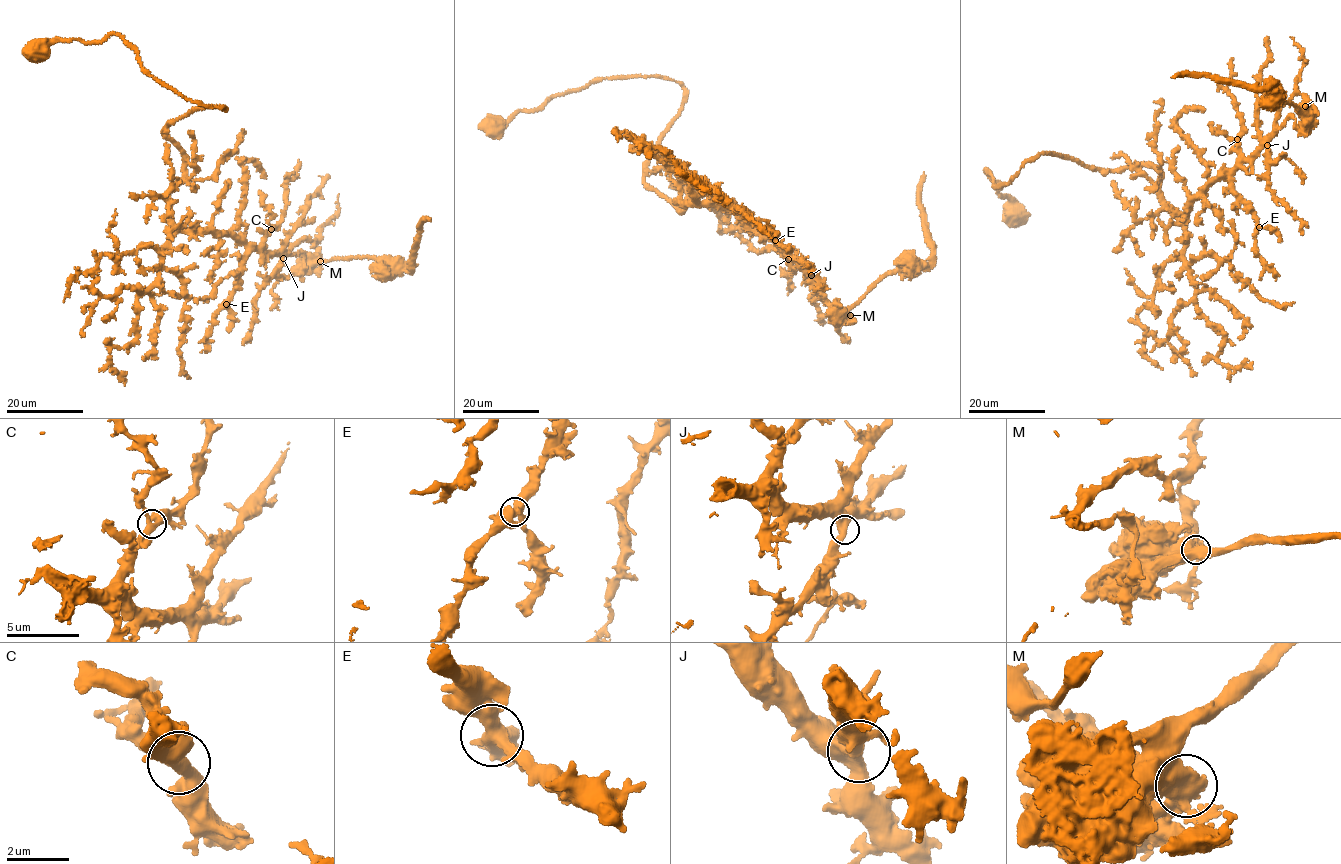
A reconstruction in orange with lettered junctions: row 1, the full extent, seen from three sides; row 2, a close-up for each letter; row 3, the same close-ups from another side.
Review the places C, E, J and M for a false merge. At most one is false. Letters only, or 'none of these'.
M

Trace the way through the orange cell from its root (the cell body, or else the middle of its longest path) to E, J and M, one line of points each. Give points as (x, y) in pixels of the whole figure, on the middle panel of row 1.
E: (491, 128), (599, 80), (680, 82), (681, 109), (644, 181), (682, 210), (679, 200), (738, 211), (775, 240)
J: (491, 128), (599, 80), (680, 82), (681, 109), (644, 181), (682, 210), (679, 200), (738, 211), (811, 275)
M: (491, 128), (599, 80), (680, 82), (681, 109), (644, 181), (682, 210), (679, 200), (738, 211), (850, 315)

